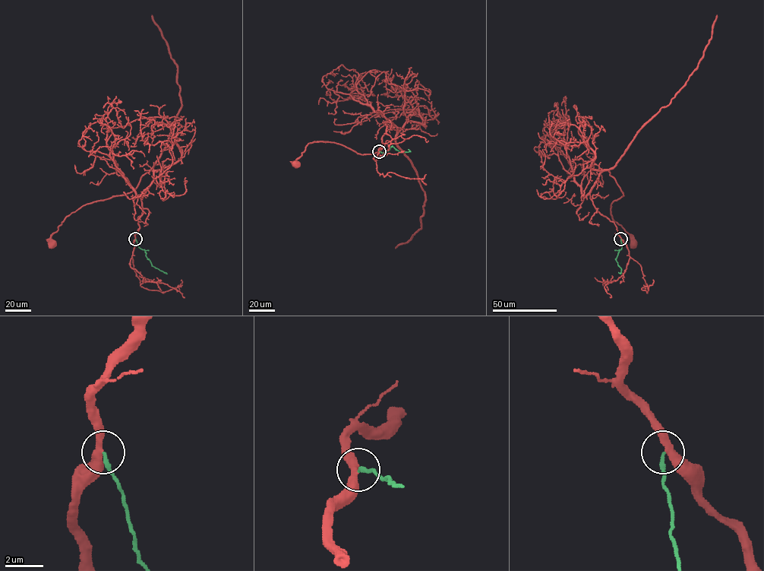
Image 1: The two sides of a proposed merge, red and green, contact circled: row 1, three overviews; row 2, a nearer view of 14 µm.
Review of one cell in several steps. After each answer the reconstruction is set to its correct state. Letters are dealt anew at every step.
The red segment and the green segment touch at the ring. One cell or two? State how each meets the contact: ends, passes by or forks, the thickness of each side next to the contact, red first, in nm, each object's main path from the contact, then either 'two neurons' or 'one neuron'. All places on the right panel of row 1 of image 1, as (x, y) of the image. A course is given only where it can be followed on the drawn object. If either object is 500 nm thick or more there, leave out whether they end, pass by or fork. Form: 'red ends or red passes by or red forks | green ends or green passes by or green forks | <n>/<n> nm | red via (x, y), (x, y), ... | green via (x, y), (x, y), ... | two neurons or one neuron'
red passes by | green ends | 380/200 nm | red via (620, 239), (616, 225), (590, 198), (604, 171), (623, 195), (611, 203), (612, 218), (634, 242) | green via (620, 239), (622, 248), (616, 259), (621, 268), (620, 273), (618, 272) | one neuron

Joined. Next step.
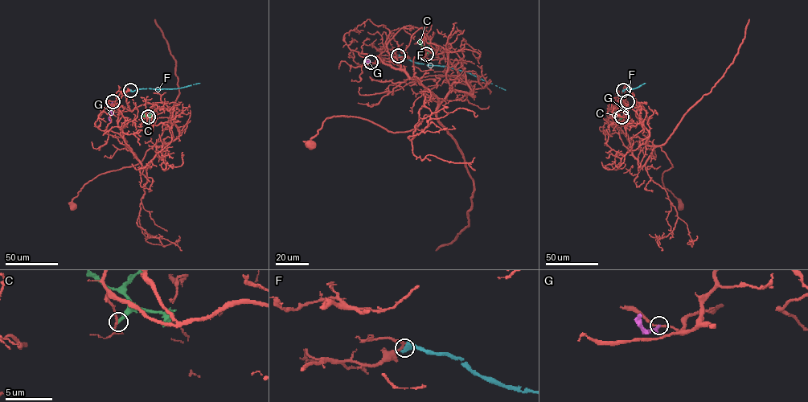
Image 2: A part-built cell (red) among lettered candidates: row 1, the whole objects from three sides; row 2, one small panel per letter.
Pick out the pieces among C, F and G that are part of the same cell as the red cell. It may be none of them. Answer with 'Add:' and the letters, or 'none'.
Add: none

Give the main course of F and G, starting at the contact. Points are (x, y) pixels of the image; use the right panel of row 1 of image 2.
F: (623, 90), (633, 89), (645, 83)
G: (627, 101), (626, 122)

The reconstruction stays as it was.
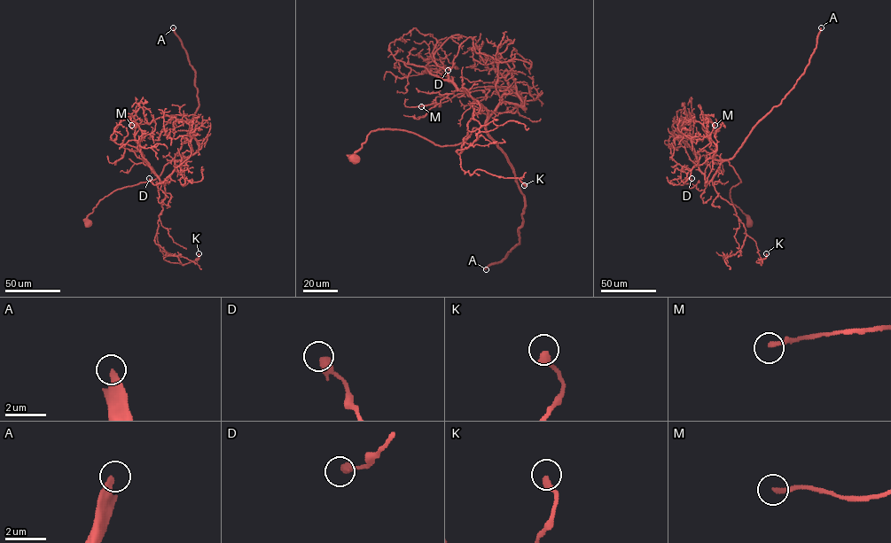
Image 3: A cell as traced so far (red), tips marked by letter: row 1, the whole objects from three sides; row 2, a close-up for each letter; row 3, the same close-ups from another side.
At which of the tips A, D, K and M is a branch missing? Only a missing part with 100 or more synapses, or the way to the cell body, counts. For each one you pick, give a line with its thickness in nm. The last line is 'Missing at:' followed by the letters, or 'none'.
A: Thickness 360 nm
Missing at: A

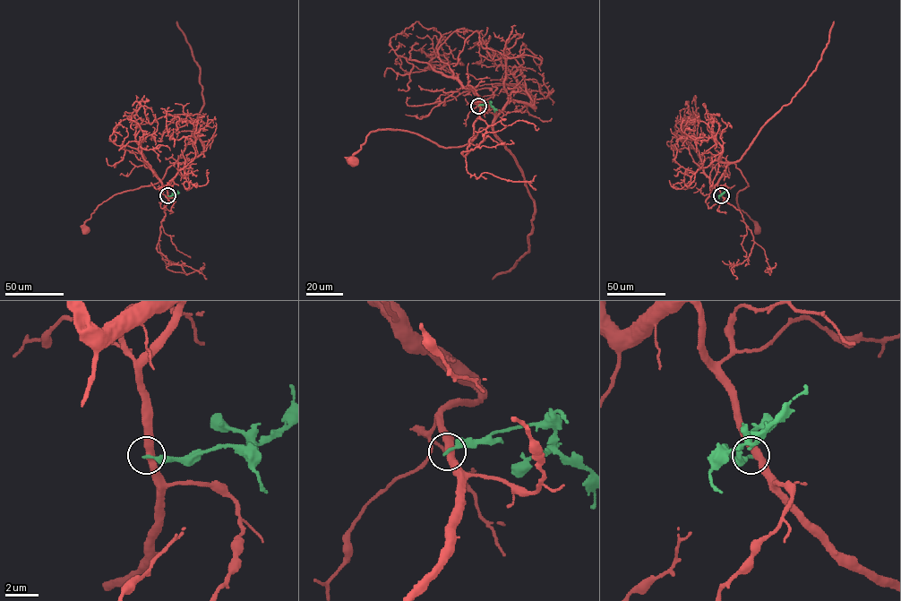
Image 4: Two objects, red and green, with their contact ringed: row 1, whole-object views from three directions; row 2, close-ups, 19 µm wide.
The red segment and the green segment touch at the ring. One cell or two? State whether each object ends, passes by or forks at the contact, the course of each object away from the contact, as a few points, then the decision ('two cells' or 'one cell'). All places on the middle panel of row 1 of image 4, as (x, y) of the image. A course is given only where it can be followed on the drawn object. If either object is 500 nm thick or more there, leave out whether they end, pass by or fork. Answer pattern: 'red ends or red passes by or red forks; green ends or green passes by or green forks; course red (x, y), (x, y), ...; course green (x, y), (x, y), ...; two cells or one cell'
red passes by; green ends; course red (478, 106), (483, 99), (494, 111), (493, 123), (461, 147), (439, 147), (405, 130), (373, 130), (352, 162); course green (478, 106), (490, 103), (494, 112); two cells

